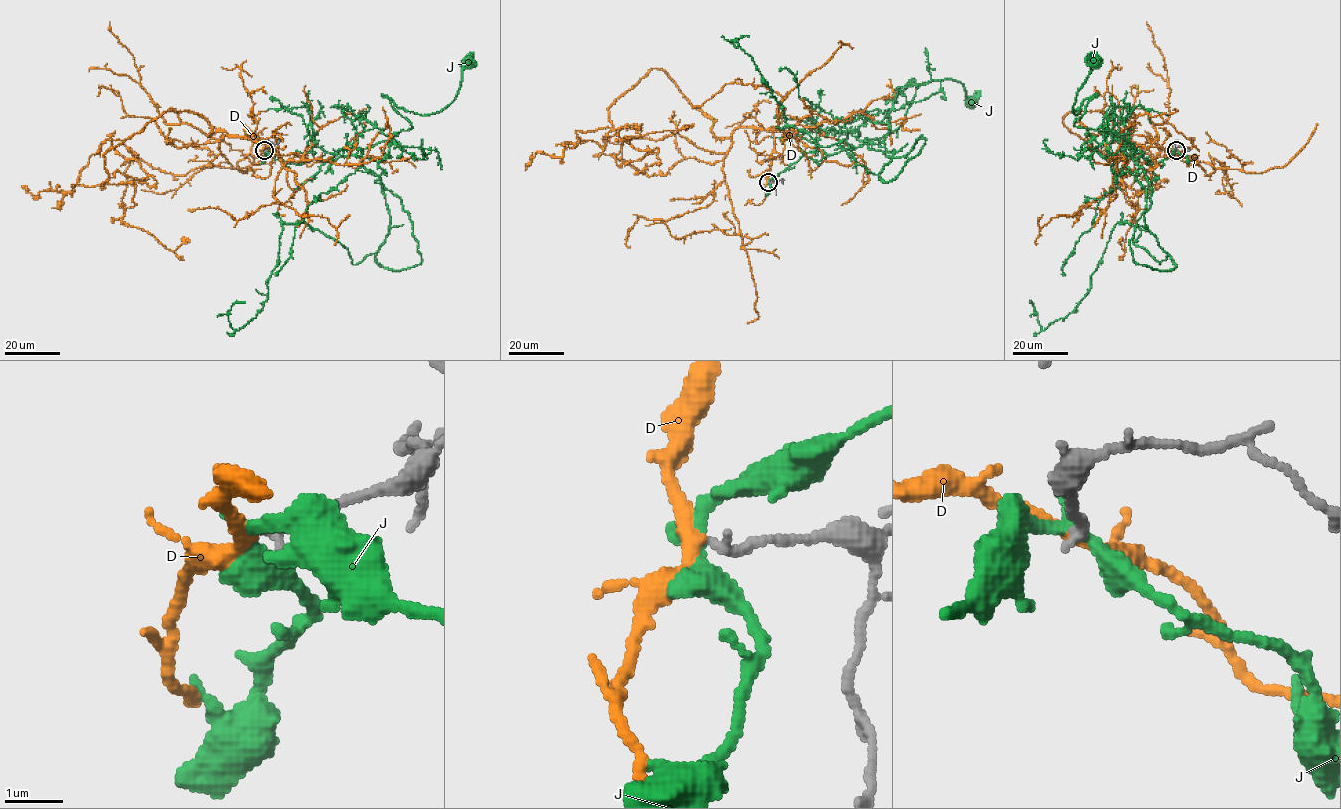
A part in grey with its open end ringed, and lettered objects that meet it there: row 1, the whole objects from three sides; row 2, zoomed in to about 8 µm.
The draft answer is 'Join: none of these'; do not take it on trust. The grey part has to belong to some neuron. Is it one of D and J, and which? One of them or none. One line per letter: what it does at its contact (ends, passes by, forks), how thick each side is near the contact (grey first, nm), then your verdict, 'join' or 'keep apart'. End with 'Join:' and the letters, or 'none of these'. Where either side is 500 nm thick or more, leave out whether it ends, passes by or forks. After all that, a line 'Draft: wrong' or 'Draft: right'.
D: it passes by; calibres 170 and 200 nm; join
J: it passes by; calibres 170 and 280 nm; keep apart
Join: D
Draft: wrong

